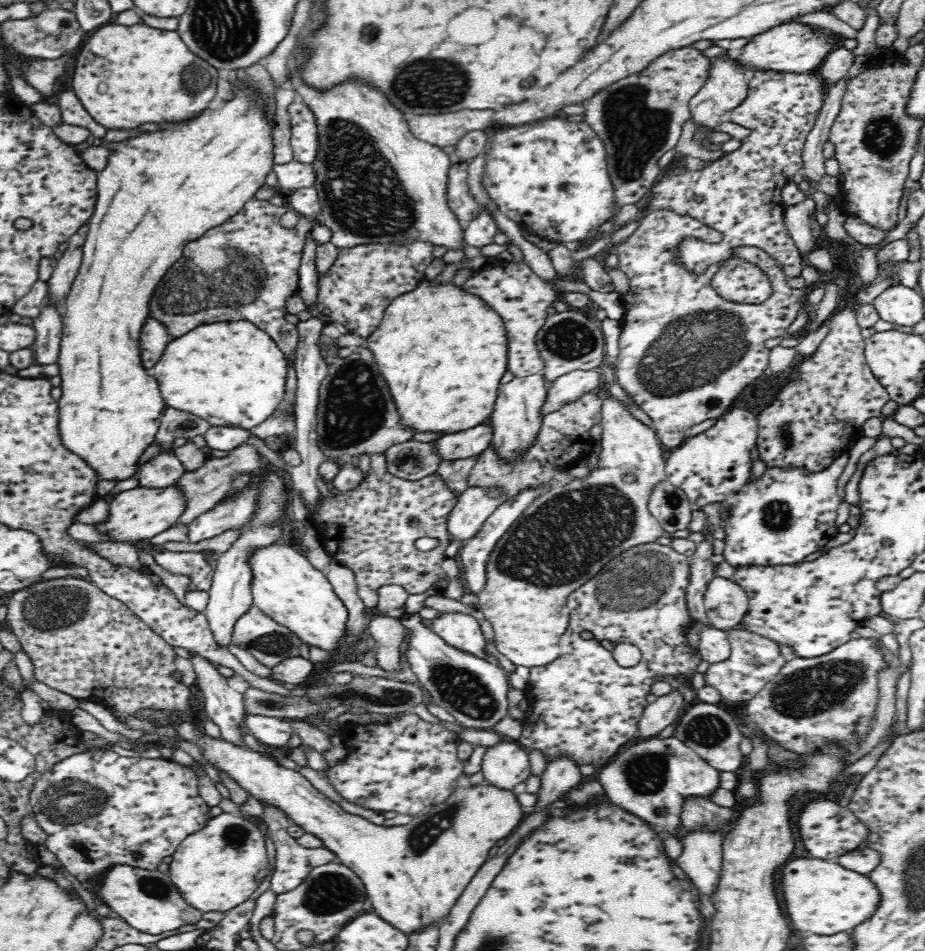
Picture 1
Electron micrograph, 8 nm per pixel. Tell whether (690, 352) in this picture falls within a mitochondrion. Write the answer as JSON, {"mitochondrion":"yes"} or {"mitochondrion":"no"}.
{"mitochondrion":"yes"}

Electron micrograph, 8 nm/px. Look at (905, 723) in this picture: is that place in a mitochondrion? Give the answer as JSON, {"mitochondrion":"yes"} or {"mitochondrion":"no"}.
{"mitochondrion":"no"}

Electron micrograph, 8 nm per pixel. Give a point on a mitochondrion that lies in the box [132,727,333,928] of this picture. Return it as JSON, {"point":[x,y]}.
{"point":[151,886]}

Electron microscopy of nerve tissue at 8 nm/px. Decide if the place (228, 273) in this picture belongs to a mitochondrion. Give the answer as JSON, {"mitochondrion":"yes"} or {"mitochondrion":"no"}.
{"mitochondrion":"yes"}

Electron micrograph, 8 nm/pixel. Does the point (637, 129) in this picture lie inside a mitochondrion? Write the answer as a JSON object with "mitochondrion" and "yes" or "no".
{"mitochondrion":"yes"}

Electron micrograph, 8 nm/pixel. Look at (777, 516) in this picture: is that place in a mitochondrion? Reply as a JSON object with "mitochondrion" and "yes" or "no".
{"mitochondrion":"yes"}

